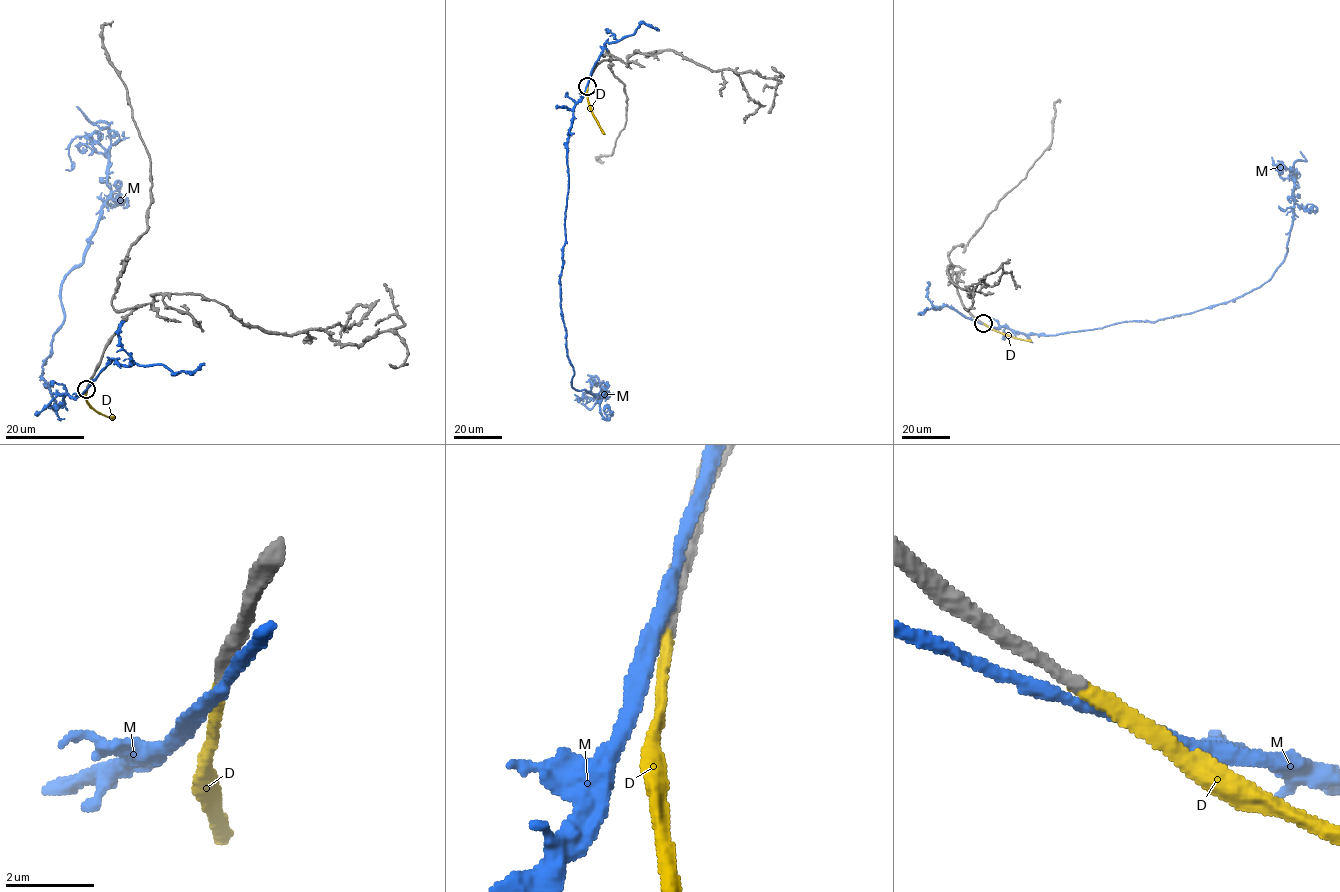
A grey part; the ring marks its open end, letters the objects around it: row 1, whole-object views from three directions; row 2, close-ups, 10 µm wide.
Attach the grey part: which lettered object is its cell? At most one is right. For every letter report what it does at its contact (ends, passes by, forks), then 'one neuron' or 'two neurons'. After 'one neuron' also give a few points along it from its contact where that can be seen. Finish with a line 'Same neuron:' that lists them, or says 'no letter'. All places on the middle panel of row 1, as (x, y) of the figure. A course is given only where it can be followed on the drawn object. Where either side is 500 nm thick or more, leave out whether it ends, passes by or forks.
D: it ends | one neuron | via (587, 86), (587, 100), (604, 134)
M: it passes by | two neurons
Same neuron: D

